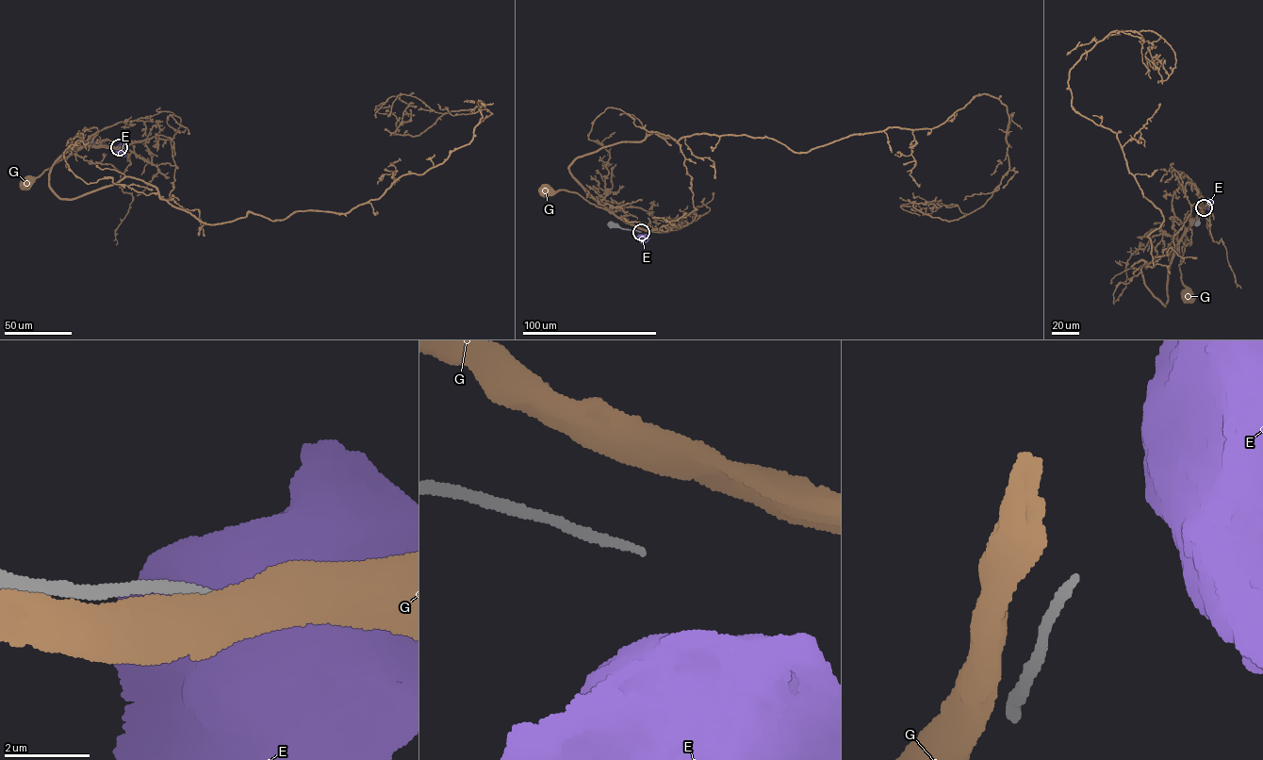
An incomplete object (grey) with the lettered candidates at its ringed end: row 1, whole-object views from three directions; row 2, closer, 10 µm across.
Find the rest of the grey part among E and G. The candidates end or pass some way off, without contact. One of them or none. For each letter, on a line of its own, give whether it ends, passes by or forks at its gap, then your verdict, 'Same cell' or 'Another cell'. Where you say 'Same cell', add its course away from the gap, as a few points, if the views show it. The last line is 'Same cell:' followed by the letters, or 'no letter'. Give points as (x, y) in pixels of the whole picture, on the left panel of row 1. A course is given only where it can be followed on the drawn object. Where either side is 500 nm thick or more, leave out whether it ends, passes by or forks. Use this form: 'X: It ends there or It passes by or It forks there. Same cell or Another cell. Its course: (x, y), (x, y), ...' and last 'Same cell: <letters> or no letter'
E: Another cell
G: Another cell
Same cell: no letter

